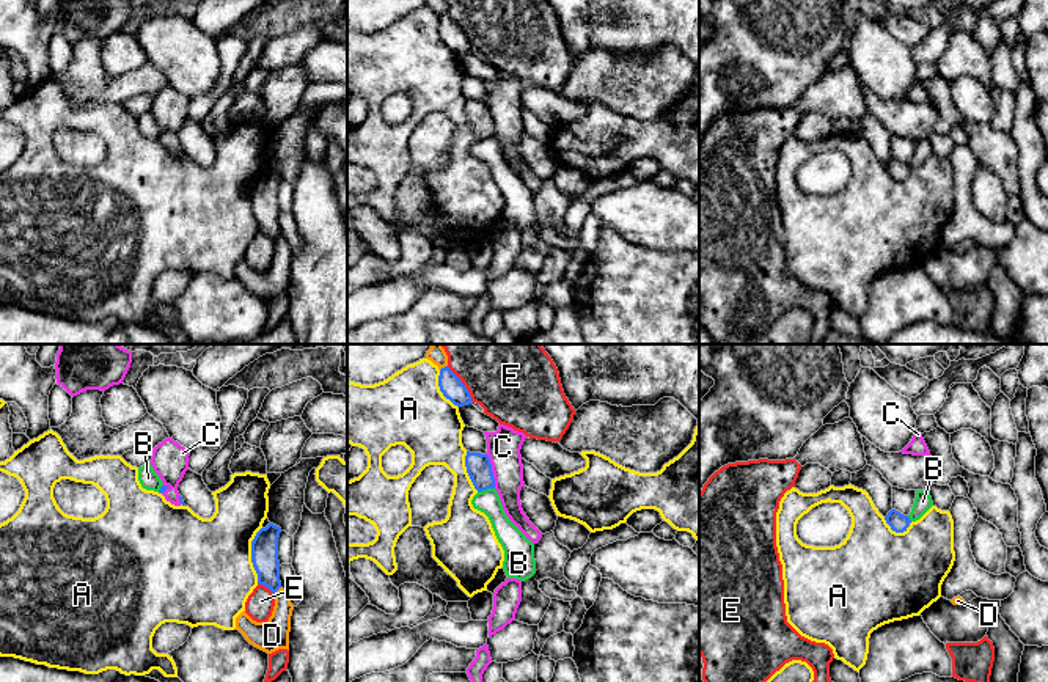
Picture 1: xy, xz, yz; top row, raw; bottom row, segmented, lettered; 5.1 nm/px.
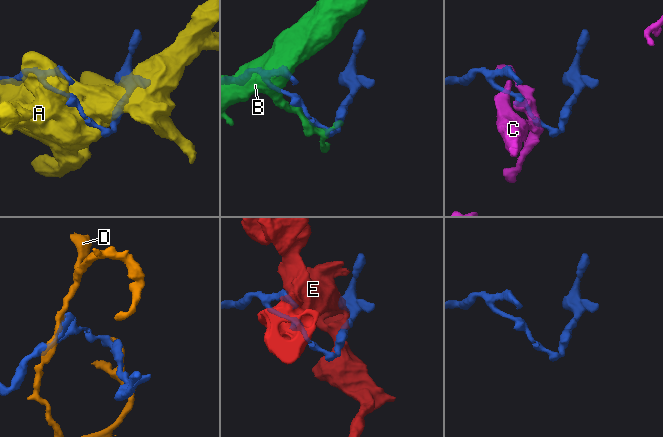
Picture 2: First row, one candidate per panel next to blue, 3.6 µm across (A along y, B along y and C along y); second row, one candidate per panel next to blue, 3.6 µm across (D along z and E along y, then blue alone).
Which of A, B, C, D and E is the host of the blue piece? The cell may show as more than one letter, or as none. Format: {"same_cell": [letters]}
{"same_cell": ["C"]}

